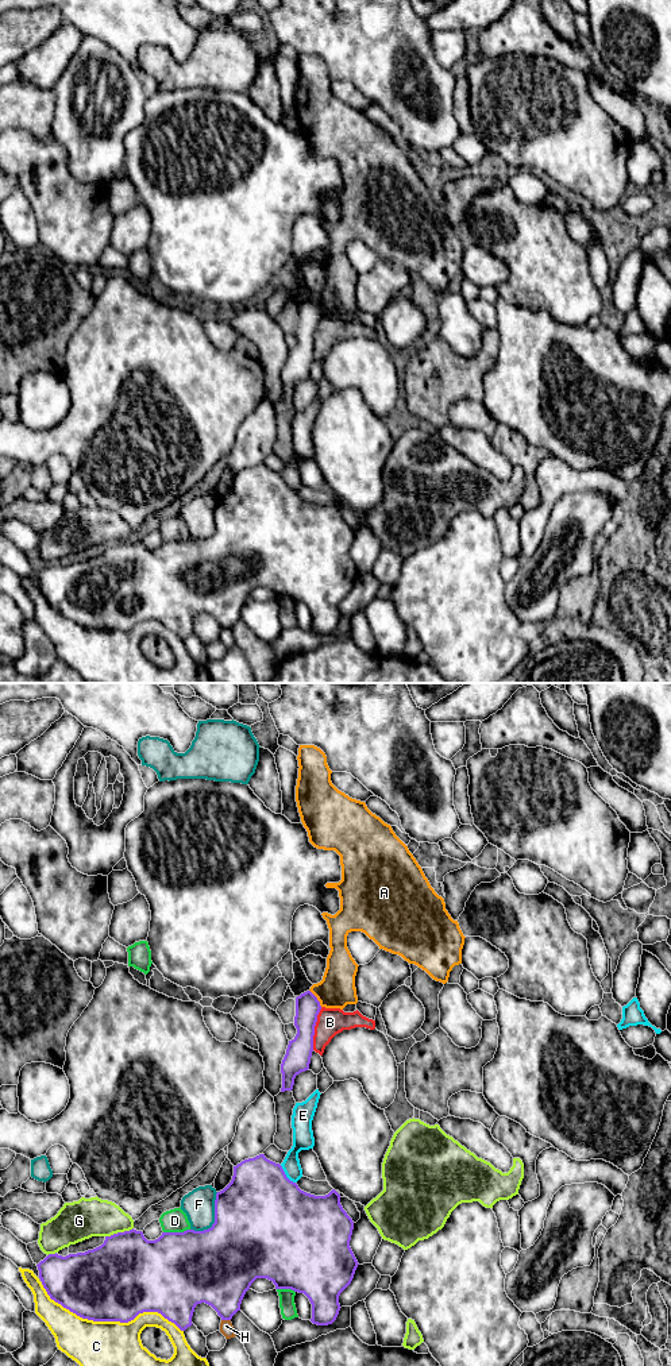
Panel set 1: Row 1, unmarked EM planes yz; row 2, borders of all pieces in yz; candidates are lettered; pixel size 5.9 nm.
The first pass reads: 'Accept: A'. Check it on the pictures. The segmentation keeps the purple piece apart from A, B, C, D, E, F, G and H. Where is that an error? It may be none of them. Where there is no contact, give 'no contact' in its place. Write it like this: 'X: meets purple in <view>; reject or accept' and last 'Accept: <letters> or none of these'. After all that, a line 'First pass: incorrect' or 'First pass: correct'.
A: meets purple in yz; reject
B: meets purple in yz; reject
C: meets purple in yz; reject
D: meets purple in yz; reject
E: meets purple in yz; reject
F: meets purple in yz; reject
G: meets purple in yz; reject
H: meets purple in yz; reject
Accept: none of these
First pass: incorrect

